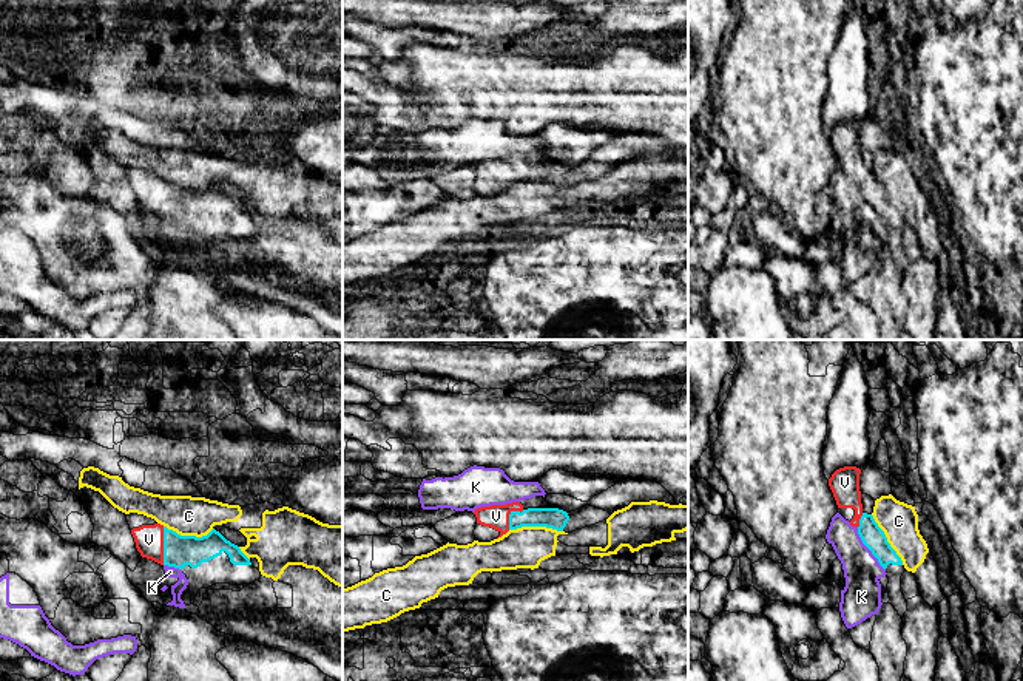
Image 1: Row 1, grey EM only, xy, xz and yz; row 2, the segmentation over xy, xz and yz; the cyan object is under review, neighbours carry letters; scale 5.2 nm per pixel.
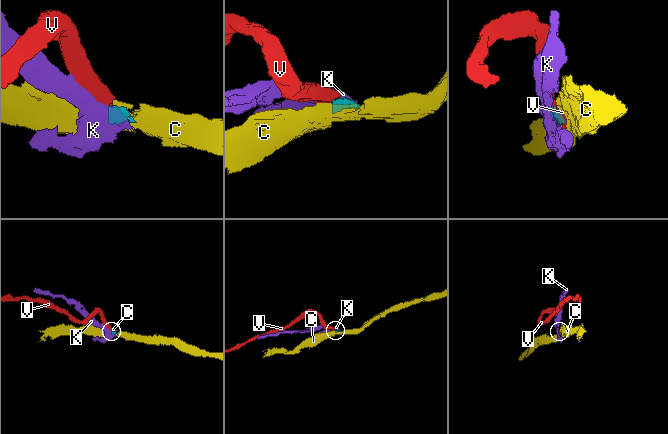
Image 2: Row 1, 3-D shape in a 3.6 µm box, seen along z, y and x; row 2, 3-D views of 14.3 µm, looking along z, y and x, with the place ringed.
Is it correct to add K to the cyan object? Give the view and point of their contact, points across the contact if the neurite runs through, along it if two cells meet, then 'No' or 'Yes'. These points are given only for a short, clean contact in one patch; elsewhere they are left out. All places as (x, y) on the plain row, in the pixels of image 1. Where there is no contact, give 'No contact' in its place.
Touches cyan at yz (867, 201). Boundary: yz (857, 181), (861, 196), (884, 224). No

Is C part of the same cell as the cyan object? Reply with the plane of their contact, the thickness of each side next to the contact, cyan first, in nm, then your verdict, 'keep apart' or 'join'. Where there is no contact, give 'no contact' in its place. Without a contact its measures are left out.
contact in xz; calibres 110 and 220 nm; keep apart

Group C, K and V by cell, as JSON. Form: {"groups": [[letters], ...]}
{"groups": [["C"], ["K"], ["V"]]}

